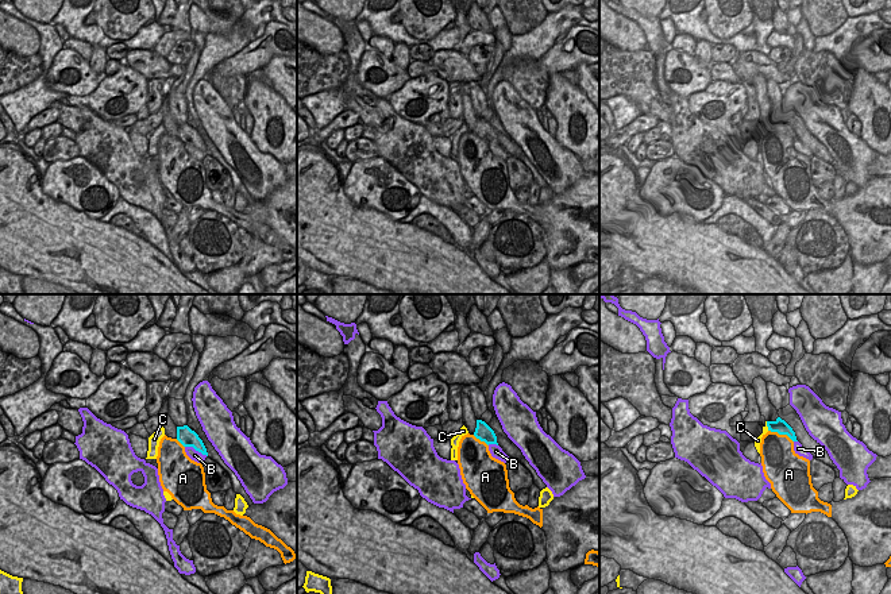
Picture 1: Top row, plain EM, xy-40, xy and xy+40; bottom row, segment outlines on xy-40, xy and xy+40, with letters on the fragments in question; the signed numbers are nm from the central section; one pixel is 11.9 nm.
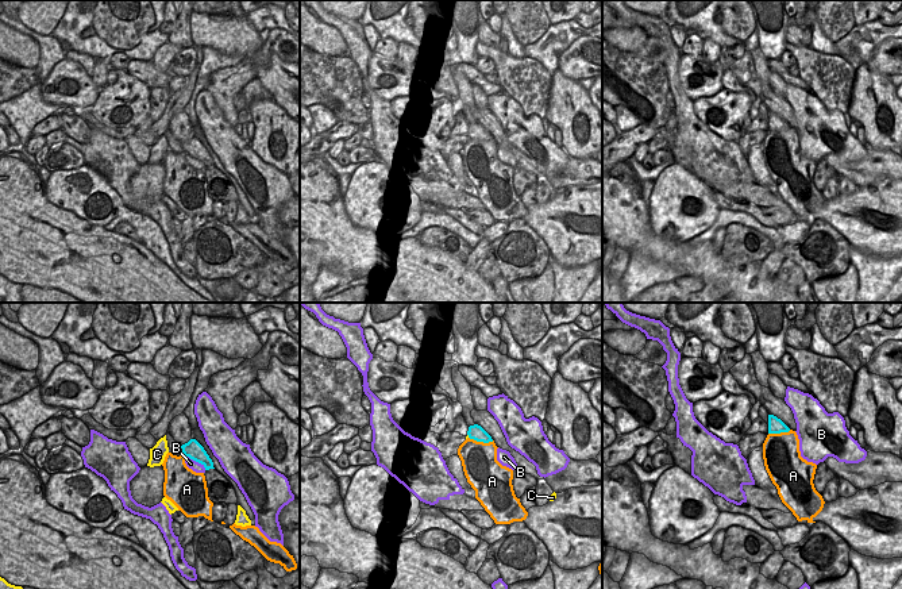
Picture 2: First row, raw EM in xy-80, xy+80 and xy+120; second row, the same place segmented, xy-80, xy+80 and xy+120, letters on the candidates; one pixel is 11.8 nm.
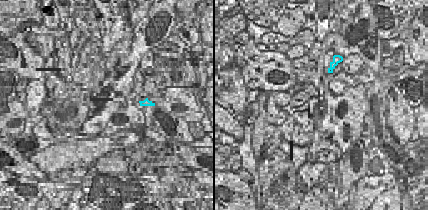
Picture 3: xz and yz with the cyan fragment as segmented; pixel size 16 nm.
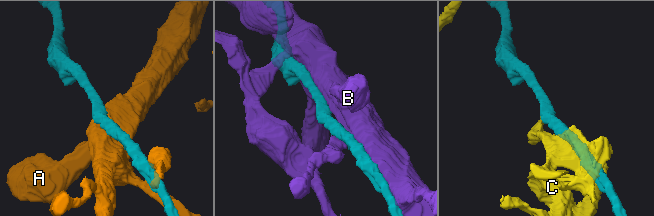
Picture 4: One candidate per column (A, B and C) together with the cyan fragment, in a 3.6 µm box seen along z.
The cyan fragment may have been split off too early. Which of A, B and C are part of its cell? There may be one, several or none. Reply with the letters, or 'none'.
none

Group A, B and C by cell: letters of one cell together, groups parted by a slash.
A / B / C

